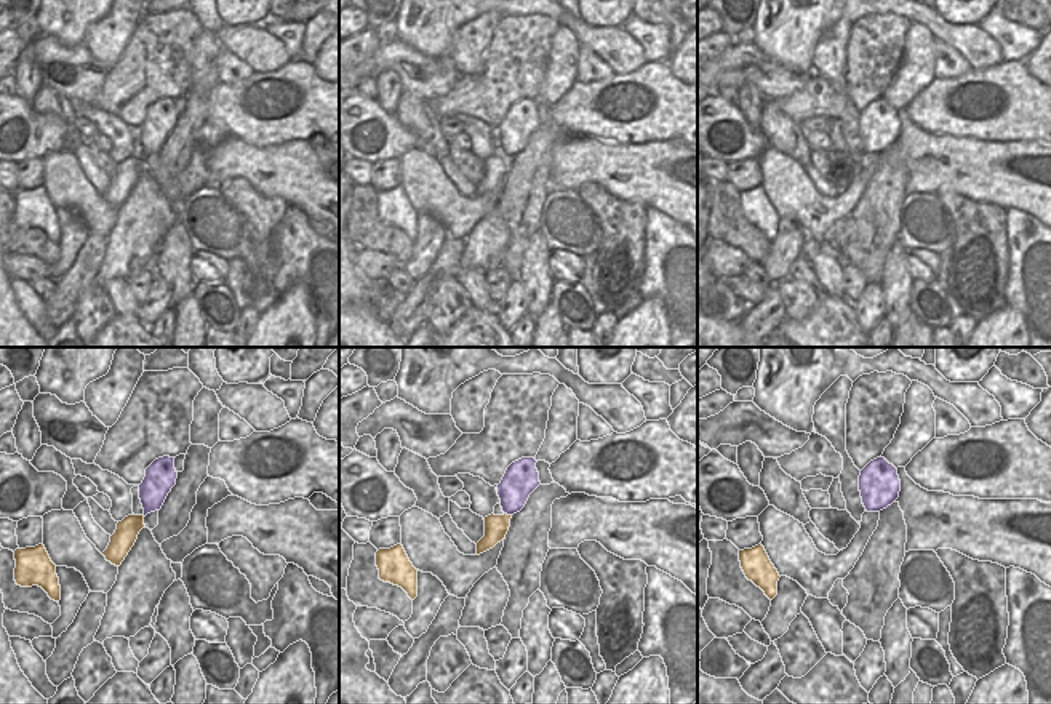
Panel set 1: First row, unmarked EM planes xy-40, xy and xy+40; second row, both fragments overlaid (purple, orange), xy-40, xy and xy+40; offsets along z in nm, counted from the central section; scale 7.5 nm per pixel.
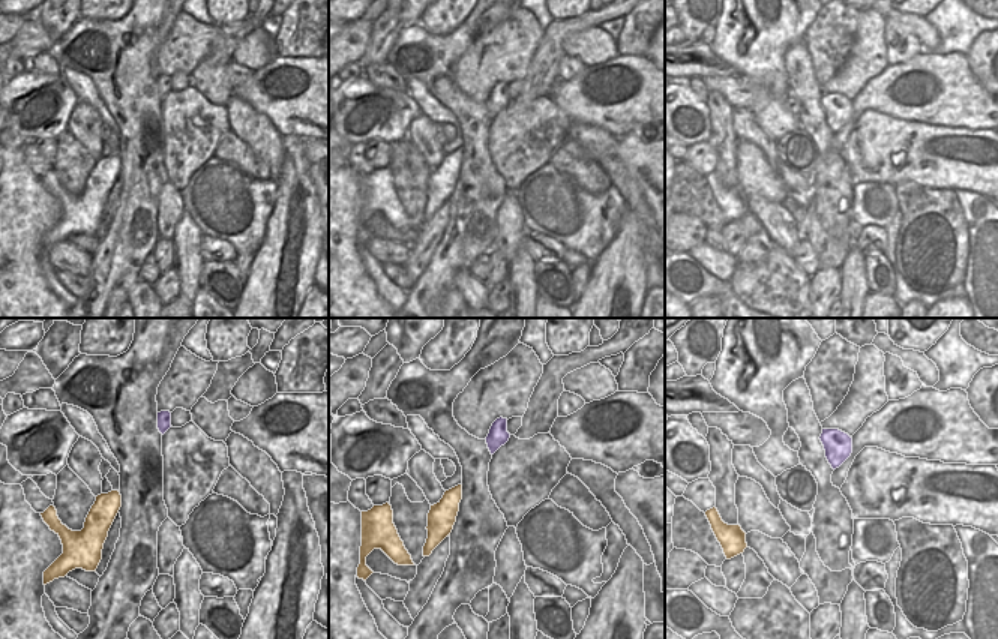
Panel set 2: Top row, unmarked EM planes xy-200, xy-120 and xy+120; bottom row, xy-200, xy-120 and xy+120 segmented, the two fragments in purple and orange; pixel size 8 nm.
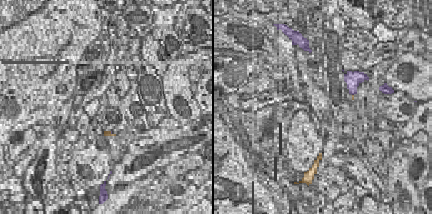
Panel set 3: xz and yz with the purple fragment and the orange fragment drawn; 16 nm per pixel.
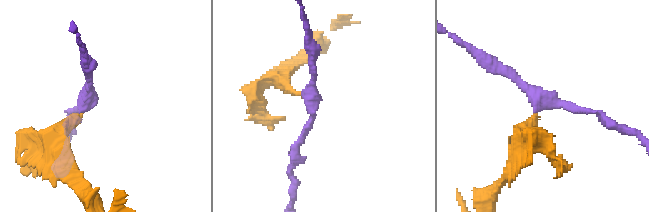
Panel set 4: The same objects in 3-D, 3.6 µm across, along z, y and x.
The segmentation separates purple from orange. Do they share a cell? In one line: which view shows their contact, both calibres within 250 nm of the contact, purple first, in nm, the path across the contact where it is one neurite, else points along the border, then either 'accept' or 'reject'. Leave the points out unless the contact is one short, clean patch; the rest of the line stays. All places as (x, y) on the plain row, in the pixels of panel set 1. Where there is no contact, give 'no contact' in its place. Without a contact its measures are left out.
contact in xy; calibres 240 and 180 nm; border xy (504, 154), (511, 157); reject

